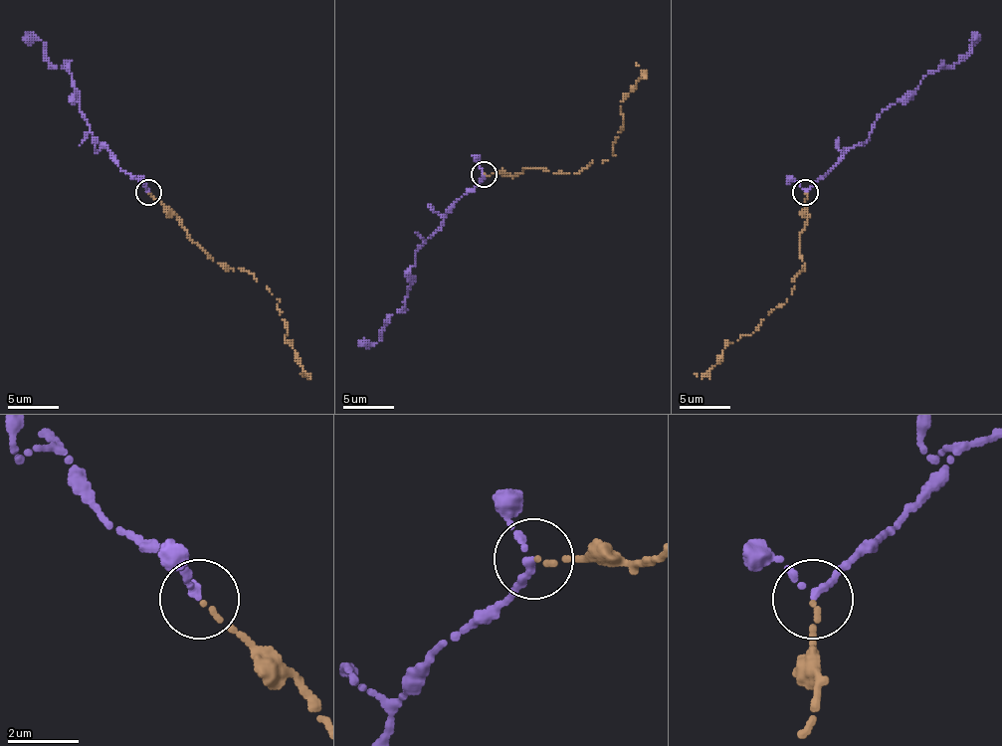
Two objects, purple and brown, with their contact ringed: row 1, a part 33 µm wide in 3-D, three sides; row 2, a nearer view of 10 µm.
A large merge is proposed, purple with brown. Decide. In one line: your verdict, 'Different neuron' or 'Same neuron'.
Same neuron

